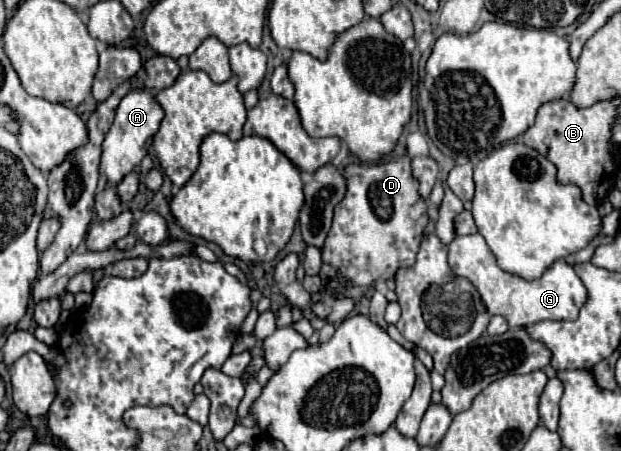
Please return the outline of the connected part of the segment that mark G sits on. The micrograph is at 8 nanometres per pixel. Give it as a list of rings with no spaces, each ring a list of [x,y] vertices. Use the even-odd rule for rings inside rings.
[[[479,232],[471,236],[457,236],[449,244],[449,266],[457,276],[467,278],[477,288],[491,316],[499,314],[507,318],[509,326],[517,328],[531,326],[541,320],[571,320],[579,314],[581,306],[587,300],[587,290],[571,264],[559,260],[541,278],[523,280],[499,268],[495,254],[491,252],[491,248]]]

